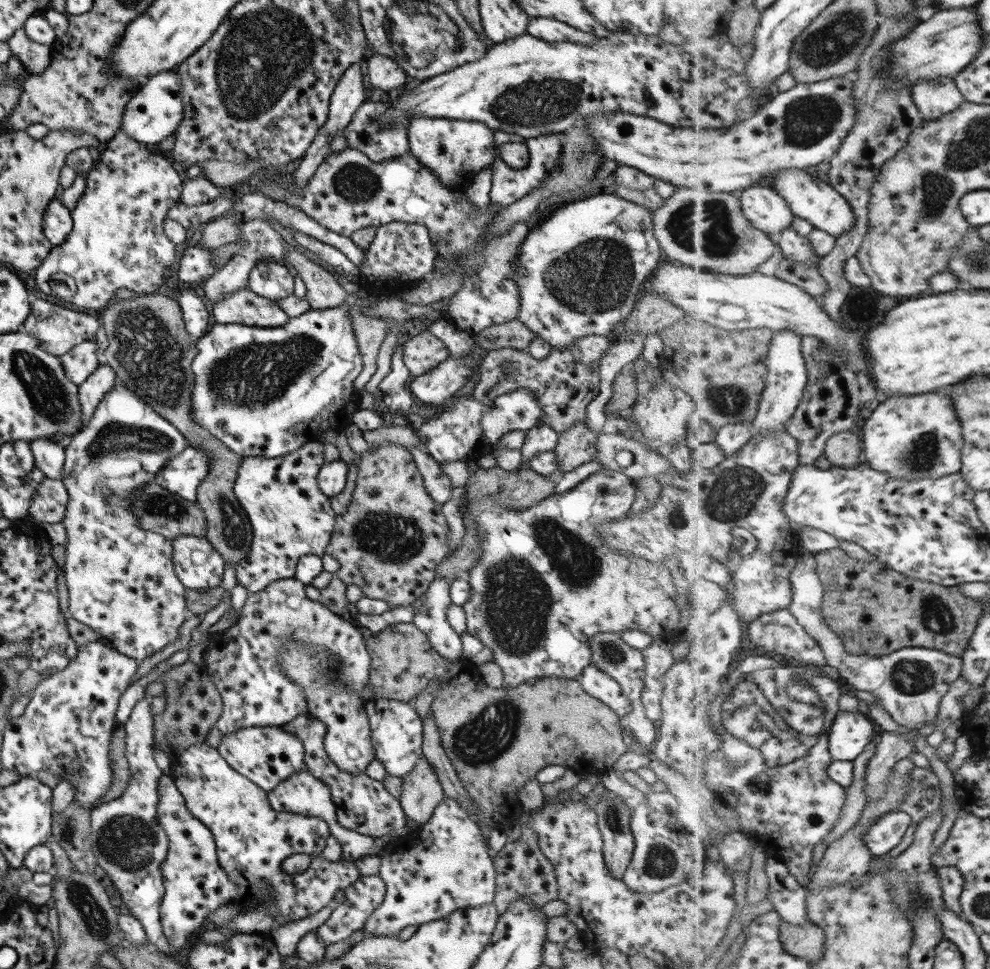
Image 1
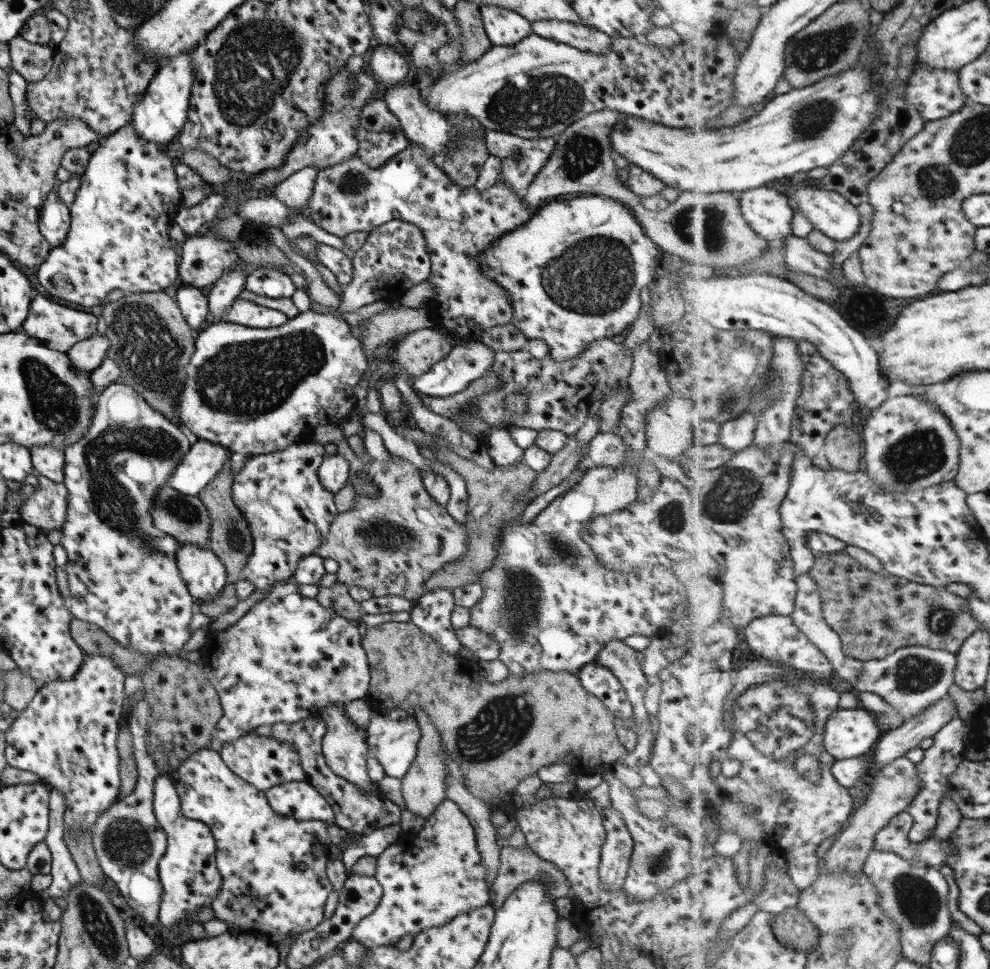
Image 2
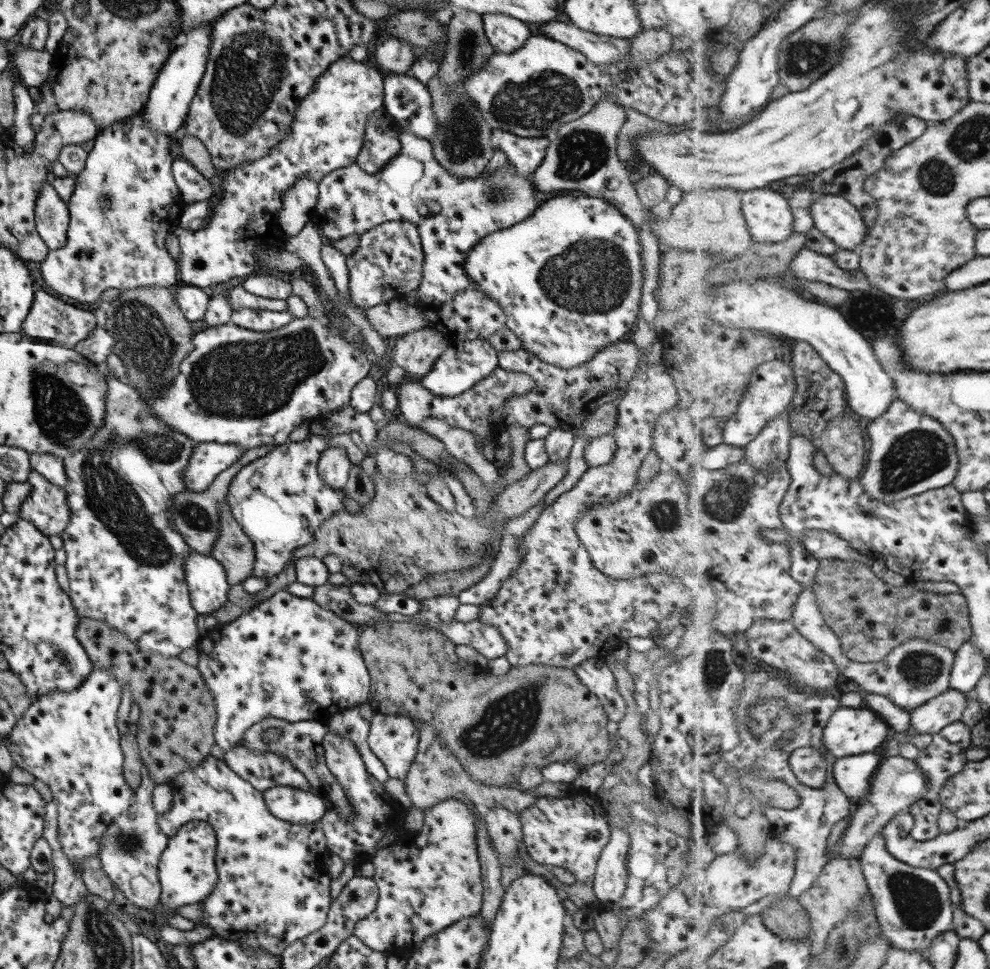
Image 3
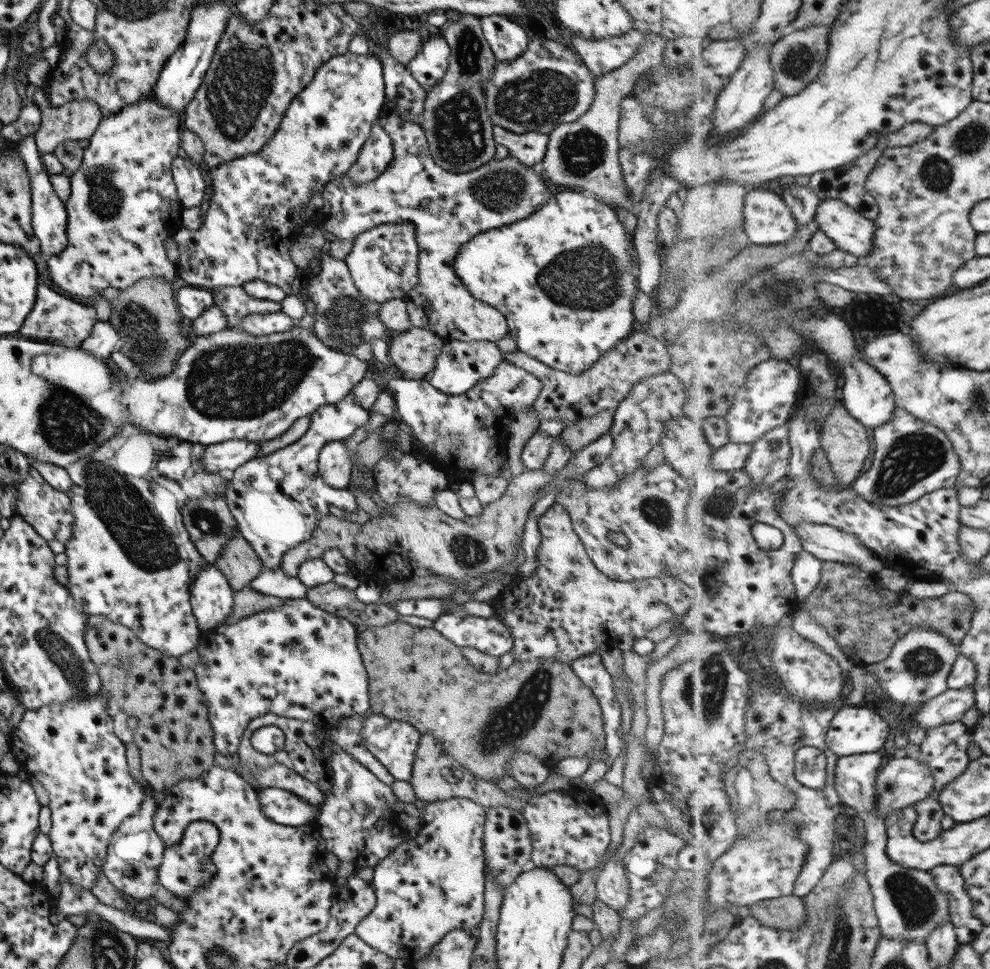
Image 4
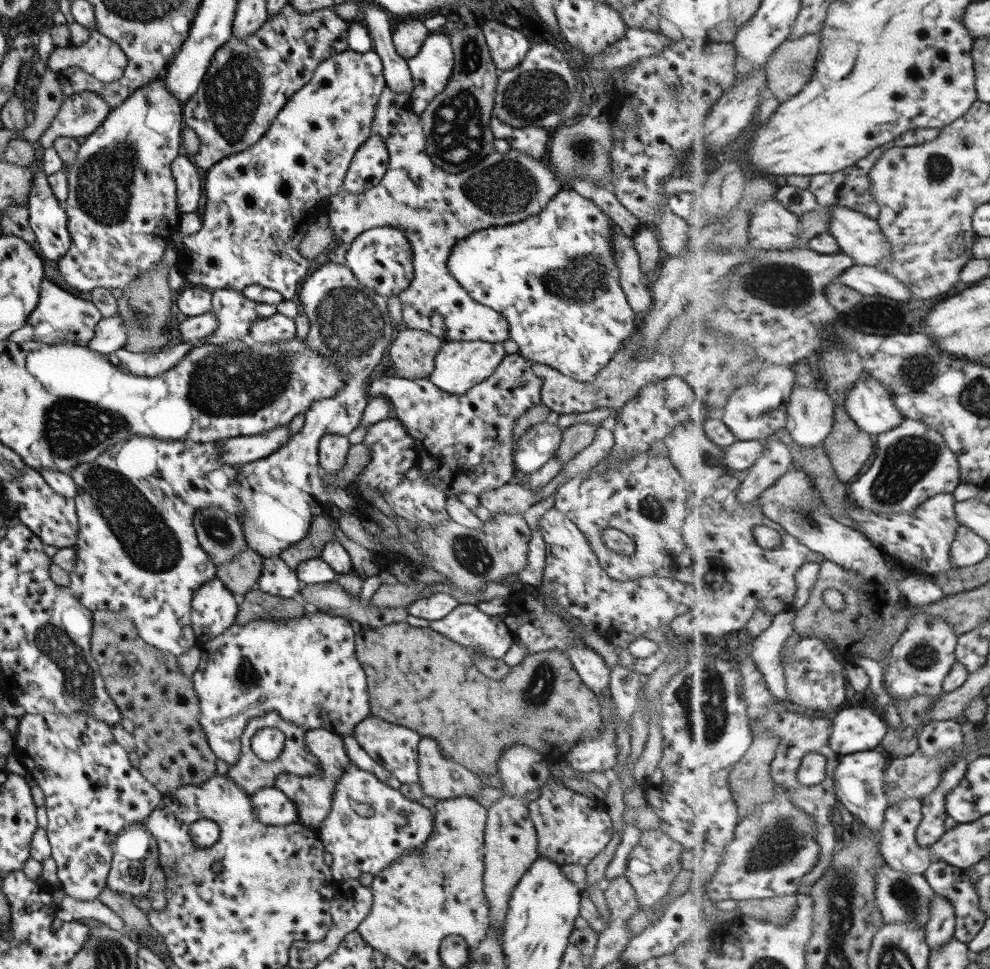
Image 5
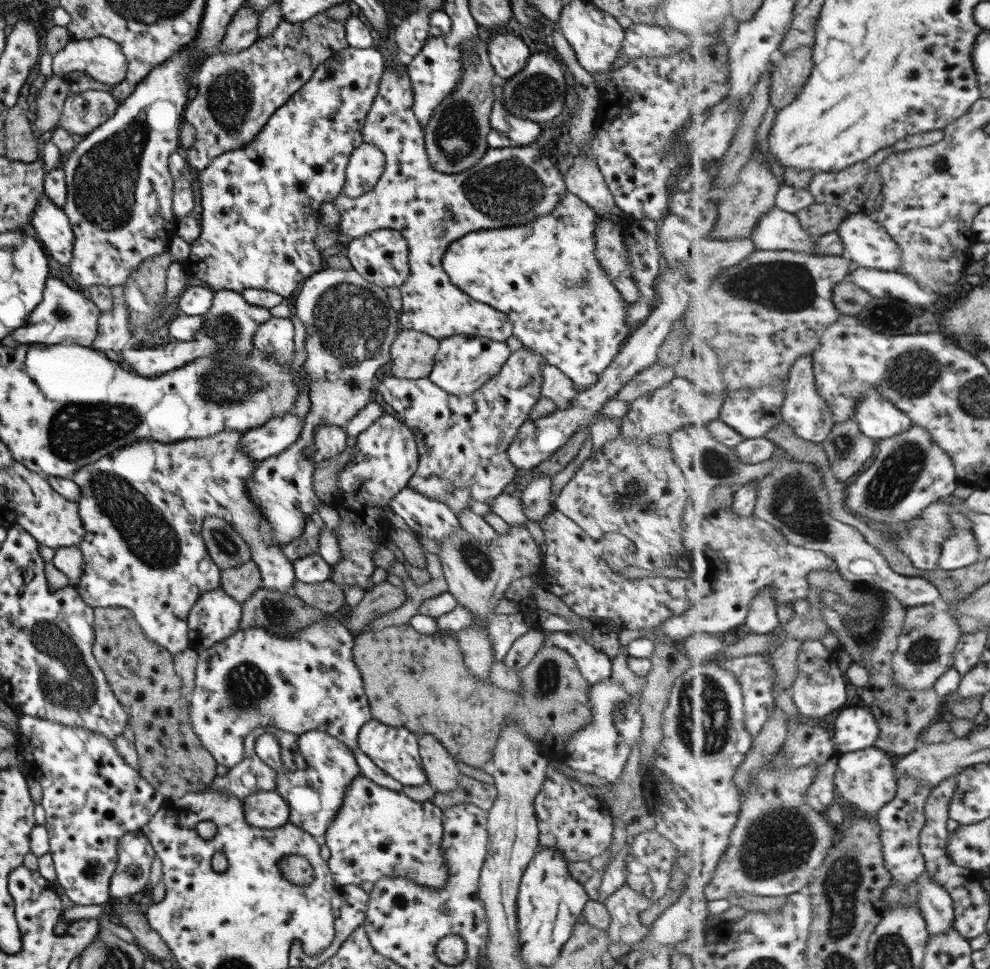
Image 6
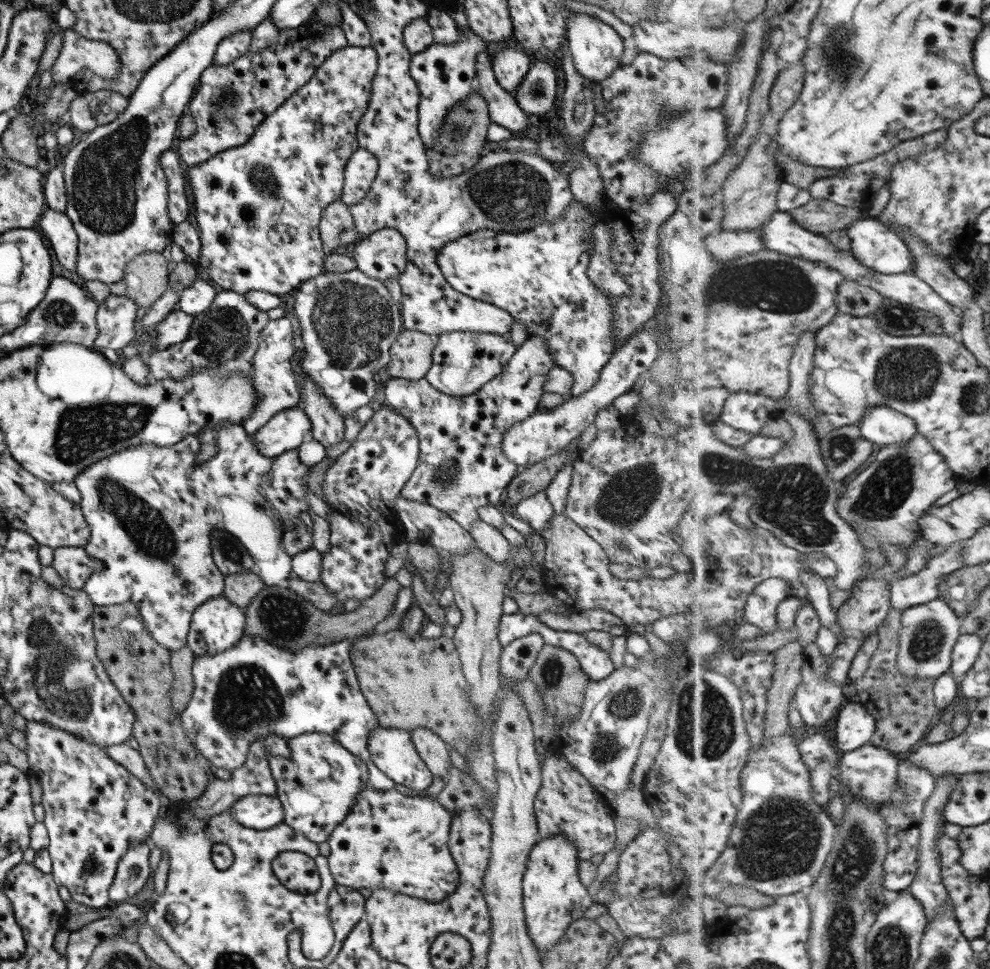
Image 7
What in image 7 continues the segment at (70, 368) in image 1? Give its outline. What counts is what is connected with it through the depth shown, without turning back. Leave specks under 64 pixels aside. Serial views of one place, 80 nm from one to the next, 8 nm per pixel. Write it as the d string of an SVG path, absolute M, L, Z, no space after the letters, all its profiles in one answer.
M110 294L98 303L95 313L98 335L92 350L109 348L119 353L135 336L133 322L138 318L138 313L139 308L126 295Z

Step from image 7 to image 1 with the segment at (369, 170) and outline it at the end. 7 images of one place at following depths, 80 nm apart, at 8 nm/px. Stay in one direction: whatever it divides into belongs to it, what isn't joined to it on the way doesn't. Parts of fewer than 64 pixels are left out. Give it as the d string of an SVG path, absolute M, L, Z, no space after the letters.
M363 101L343 129L348 148L360 150L370 161L387 161L388 158L409 153L406 125L395 121L384 129L374 125L374 118L384 114L382 101Z

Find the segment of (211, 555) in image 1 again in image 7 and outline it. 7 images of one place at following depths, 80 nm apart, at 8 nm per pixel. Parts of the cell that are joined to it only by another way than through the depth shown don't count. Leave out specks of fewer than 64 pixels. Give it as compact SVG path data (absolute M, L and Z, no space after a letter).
M223 595L207 600L194 609L190 616L186 646L194 657L203 654L217 654L232 647L243 635L244 613L231 604Z

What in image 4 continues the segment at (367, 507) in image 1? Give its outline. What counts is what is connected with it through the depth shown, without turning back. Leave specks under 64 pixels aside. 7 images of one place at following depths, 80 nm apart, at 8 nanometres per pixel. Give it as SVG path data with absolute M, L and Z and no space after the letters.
M527 471L509 476L505 493L499 500L483 507L478 516L455 520L435 506L417 506L410 498L398 498L396 504L387 505L391 514L382 513L365 525L335 519L333 515L320 518L307 540L282 554L280 567L290 577L296 576L299 565L311 558L320 558L324 550L336 548L349 562L349 570L360 582L373 580L379 588L433 575L444 575L456 580L477 578L487 572L495 572L511 562L520 542L527 512L539 492L549 484L556 472Z

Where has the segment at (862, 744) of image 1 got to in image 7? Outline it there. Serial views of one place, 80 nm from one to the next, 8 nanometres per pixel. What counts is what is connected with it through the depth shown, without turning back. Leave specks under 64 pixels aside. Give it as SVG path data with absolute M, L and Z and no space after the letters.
M847 702L841 711L837 713L836 720L836 741L839 749L842 753L849 753L852 750L857 750L862 746L870 744L871 738L875 736L877 732L876 718L871 714L869 710L859 703L849 703Z

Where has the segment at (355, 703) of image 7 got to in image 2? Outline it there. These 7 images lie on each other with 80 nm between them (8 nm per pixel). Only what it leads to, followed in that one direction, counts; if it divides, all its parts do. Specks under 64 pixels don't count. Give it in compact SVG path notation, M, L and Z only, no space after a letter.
M281 581L271 590L266 592L266 596L260 598L241 618L237 619L231 626L225 630L208 631L206 639L200 651L201 657L199 665L204 672L204 677L211 683L211 687L216 691L219 698L222 714L214 727L217 740L223 744L226 741L234 741L243 737L247 732L251 732L257 726L265 724L295 723L297 721L317 718L319 719L319 710L321 707L329 707L331 703L350 703L361 699L367 699L369 687L369 665L363 647L360 645L362 627L357 623L350 622L345 618L338 617L331 609L321 606L314 598L305 598L298 593L297 584L294 581Z

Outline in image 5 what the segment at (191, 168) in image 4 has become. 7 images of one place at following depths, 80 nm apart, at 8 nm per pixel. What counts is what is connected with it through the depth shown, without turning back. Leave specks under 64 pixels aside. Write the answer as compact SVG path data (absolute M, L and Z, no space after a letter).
M177 155L170 162L170 171L176 186L177 211L193 212L201 198L201 186L196 166L186 155Z

